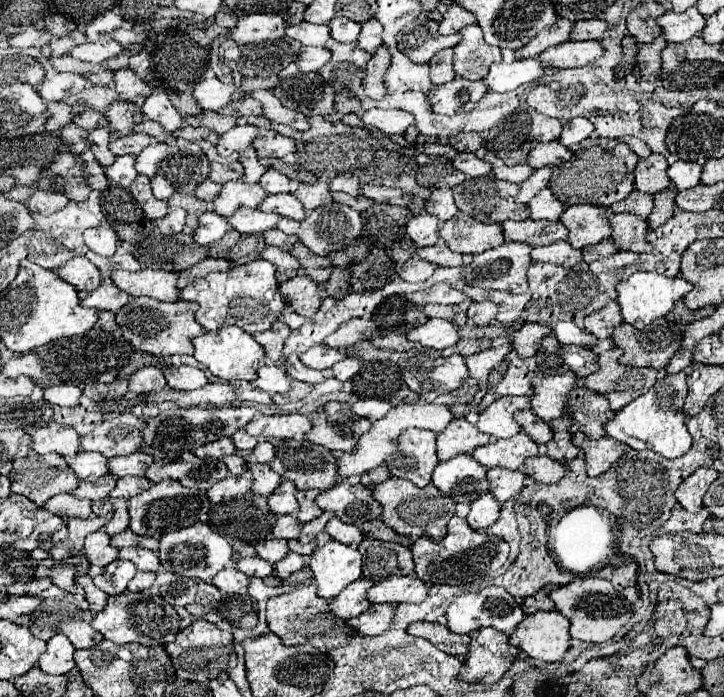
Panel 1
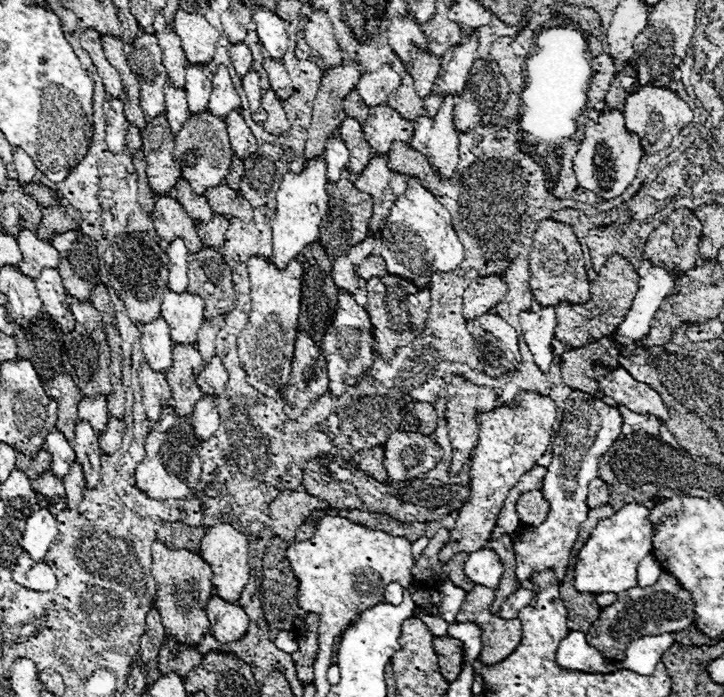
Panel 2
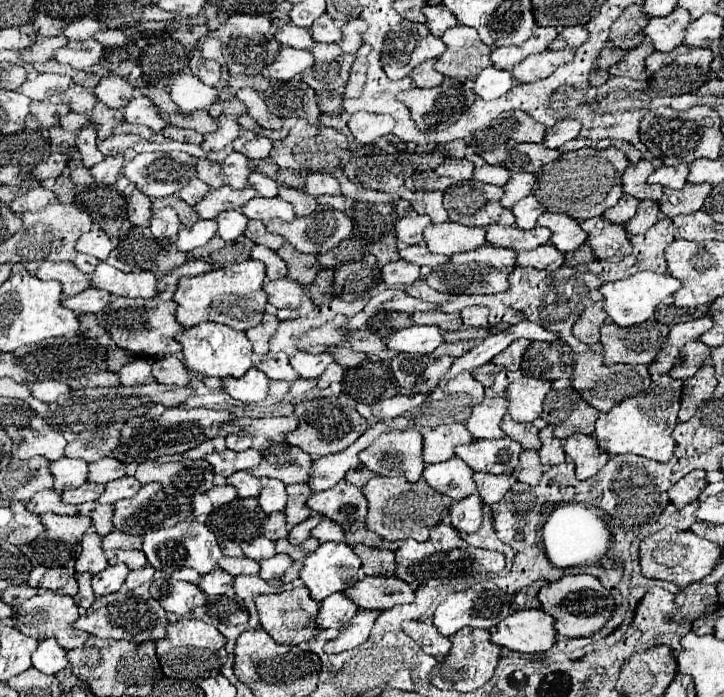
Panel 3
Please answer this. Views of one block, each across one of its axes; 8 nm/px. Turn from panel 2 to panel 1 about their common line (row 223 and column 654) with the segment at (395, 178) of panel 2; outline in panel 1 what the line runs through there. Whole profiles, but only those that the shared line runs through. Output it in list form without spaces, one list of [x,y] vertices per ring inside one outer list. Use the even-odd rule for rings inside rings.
[[[620,348],[602,352],[598,356],[598,372],[586,378],[586,388],[606,394],[610,400],[610,408],[616,412],[624,408],[626,402],[632,402],[640,394],[648,392],[658,378],[658,372],[654,368],[630,368],[620,364],[620,356]]]

